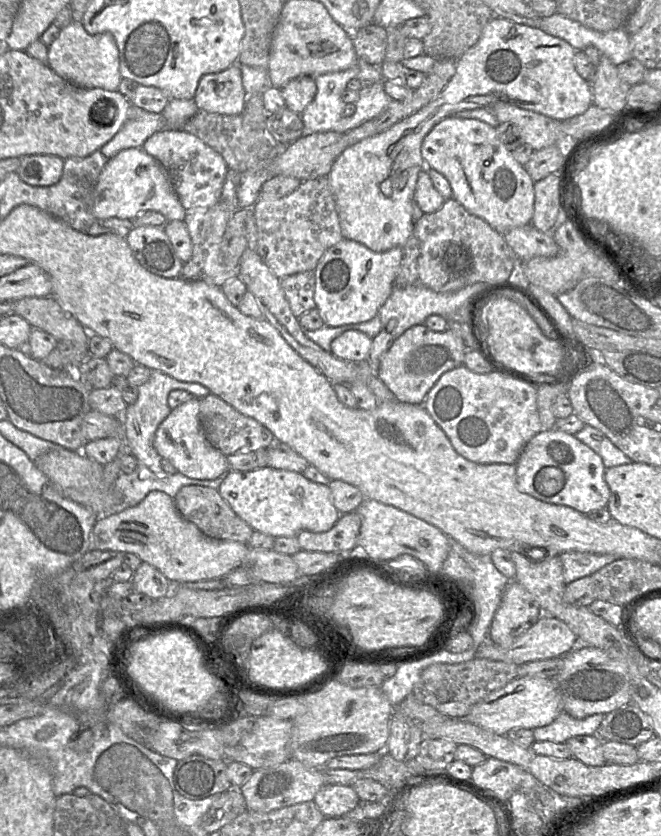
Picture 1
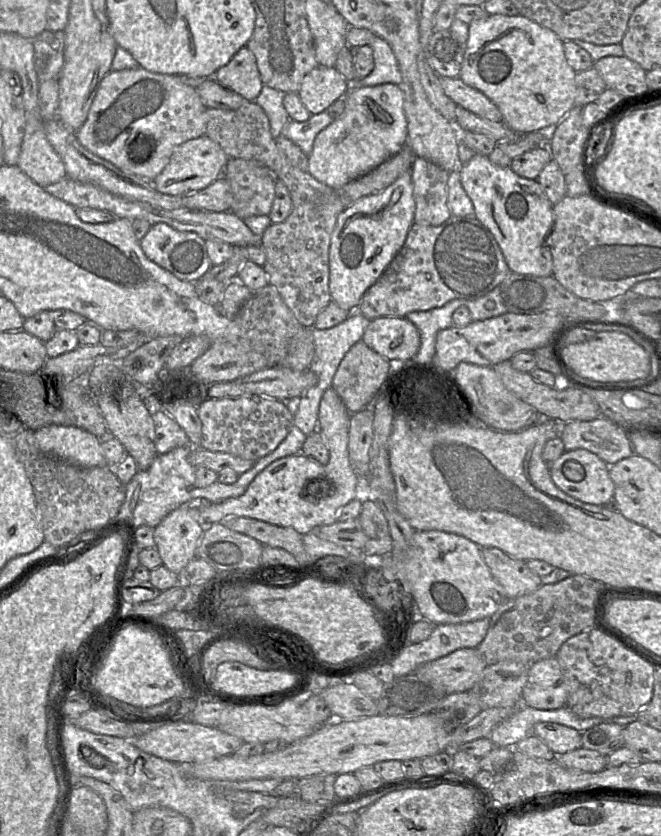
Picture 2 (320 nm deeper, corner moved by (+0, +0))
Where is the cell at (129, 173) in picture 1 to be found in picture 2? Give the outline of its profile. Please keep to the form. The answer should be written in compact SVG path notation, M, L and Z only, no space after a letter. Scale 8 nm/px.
M204 135L176 147L169 163L151 184L164 195L183 196L198 192L223 175L229 159L216 142Z

